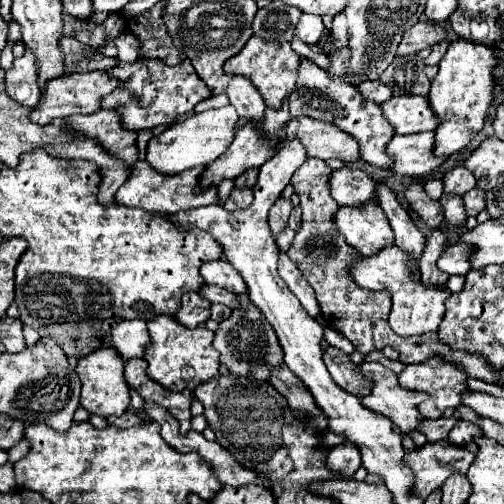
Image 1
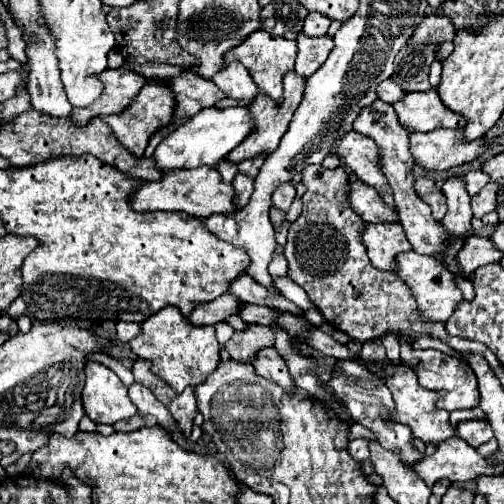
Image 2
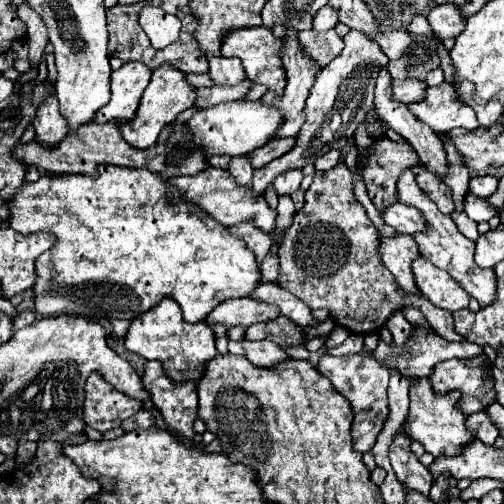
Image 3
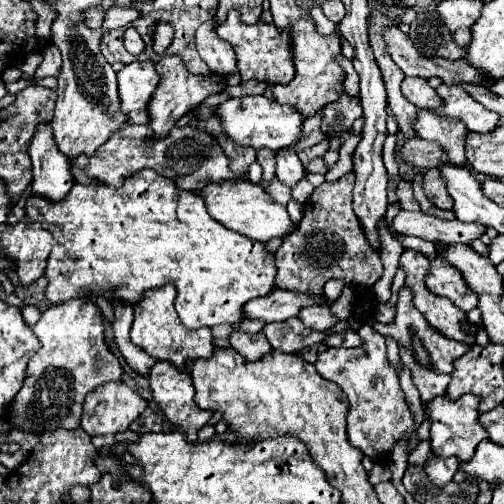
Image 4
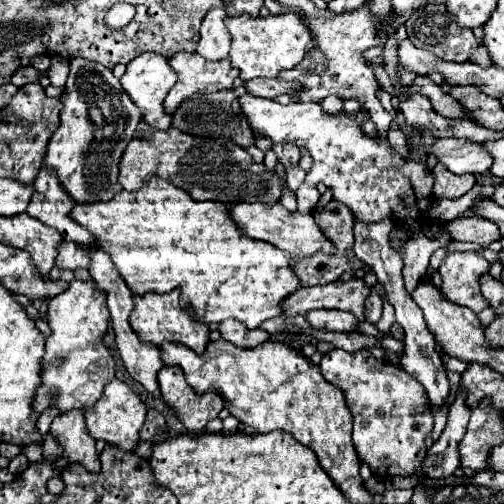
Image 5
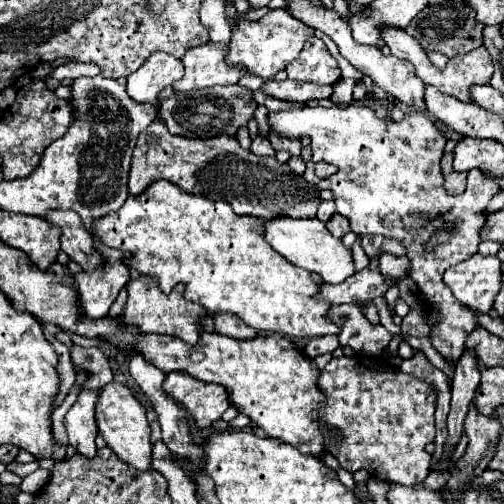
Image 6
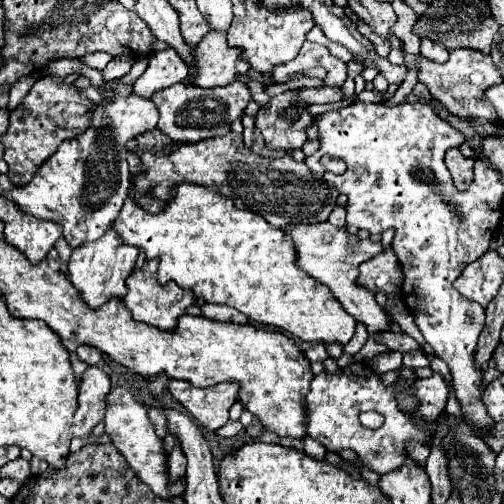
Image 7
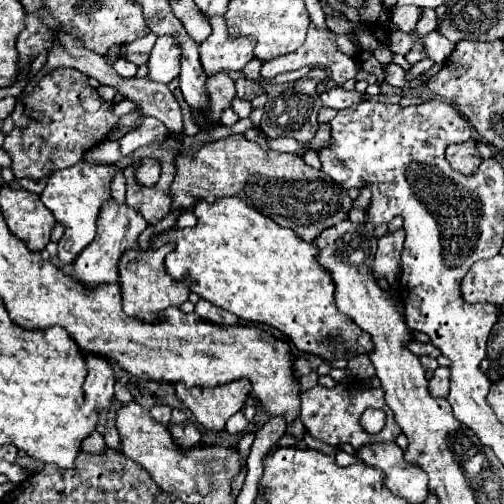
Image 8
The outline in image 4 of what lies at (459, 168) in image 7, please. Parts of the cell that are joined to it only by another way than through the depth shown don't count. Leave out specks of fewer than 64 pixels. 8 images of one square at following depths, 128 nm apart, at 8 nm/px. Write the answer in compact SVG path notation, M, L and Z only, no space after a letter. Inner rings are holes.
M432 168L432 170L426 172L426 176L424 176L424 192L430 198L430 202L436 204L438 208L452 210L452 198L448 194L448 190L444 188L444 178L440 176L440 170Z

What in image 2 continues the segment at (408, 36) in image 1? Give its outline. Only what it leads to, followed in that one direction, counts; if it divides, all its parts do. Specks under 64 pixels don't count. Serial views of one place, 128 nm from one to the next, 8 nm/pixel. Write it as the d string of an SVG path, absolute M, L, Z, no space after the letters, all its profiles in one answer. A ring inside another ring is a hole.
M432 14L432 16L426 16L420 26L416 28L414 36L408 40L410 46L416 46L416 44L442 44L446 40L452 40L456 34L456 28L452 28L452 22L444 16L444 14Z

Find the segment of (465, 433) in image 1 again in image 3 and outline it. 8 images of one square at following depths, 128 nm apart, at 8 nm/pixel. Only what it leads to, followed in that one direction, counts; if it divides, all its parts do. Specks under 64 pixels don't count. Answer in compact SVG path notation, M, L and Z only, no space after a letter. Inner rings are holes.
M476 412L470 414L466 418L466 426L476 434L478 440L482 440L484 444L494 444L496 438L500 436L500 432L496 430L496 424L488 418L486 412Z

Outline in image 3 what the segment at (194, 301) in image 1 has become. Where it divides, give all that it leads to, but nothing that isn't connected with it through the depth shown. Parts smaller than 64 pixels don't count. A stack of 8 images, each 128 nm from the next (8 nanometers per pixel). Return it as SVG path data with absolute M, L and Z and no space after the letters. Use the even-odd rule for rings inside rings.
M234 298L216 306L216 310L206 318L208 324L224 324L232 326L252 326L256 322L270 322L280 316L280 308L274 304L262 304L252 298Z

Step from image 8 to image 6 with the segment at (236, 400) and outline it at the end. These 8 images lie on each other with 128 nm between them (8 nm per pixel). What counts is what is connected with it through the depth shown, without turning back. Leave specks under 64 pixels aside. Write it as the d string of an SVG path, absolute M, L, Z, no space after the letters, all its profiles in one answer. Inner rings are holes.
M184 372L168 374L164 390L192 414L198 428L210 428L230 406L230 396L224 386L200 382Z

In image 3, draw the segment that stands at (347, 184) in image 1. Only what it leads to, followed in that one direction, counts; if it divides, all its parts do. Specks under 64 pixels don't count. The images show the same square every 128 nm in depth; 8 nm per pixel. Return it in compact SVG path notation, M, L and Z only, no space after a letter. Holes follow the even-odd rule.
M400 202L384 210L384 222L394 230L398 230L400 234L408 234L408 236L414 236L428 228L428 222L422 218L422 212L418 208Z

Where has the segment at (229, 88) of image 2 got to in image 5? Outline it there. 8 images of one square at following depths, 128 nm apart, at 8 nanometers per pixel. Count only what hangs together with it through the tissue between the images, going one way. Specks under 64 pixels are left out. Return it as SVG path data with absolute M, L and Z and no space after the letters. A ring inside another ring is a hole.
M220 6L220 8L212 8L202 20L200 42L196 52L200 52L206 60L216 62L216 60L228 58L232 36L224 24L224 16L226 16L226 10L224 6Z

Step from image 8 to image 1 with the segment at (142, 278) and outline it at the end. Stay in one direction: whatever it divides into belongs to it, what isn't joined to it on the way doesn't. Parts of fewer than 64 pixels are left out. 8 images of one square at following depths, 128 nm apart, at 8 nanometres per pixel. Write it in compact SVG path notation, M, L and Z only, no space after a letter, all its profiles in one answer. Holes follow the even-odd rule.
M162 314L148 322L150 342L146 344L144 358L148 360L148 376L162 384L166 390L182 392L182 390L194 390L198 384L214 378L218 374L218 352L212 346L214 332L210 332L204 324L198 328L186 328L176 322L174 316ZM190 372L190 376L186 376Z

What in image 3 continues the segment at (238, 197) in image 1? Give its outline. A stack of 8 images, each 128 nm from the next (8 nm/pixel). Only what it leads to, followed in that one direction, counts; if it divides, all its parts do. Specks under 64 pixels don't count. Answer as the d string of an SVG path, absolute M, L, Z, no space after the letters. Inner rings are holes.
M236 156L236 158L232 158L230 160L230 164L228 164L228 172L236 178L236 182L238 184L242 184L242 186L250 186L252 184L252 164L250 164L250 160L246 158L246 156Z

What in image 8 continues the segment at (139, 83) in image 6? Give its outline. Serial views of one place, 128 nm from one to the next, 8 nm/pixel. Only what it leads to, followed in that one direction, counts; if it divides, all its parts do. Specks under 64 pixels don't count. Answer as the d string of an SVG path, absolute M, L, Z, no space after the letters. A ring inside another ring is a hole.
M160 36L150 52L148 78L168 84L180 74L180 46L172 36Z

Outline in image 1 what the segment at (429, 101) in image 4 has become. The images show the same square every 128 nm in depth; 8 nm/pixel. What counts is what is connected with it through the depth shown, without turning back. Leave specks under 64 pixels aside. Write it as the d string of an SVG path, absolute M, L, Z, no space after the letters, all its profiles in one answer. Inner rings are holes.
M376 80L376 82L364 82L364 84L358 86L358 90L362 92L362 96L366 100L372 100L376 104L388 102L392 98L392 90L384 82L380 82L380 80Z

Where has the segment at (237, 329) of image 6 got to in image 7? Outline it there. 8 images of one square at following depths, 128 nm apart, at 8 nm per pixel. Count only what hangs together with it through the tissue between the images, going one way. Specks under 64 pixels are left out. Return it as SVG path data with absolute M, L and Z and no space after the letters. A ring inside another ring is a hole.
M204 304L202 316L208 320L218 320L218 322L236 322L236 324L248 324L248 318L242 312L236 312L234 308L220 306L220 304Z

